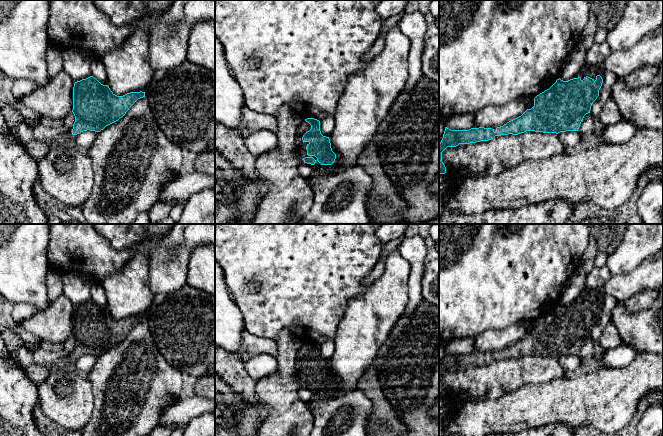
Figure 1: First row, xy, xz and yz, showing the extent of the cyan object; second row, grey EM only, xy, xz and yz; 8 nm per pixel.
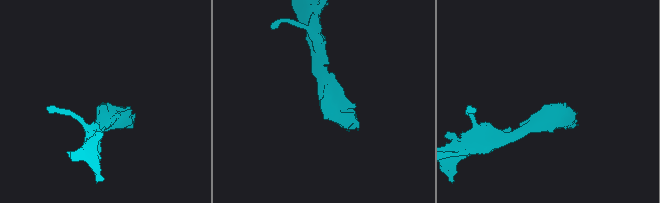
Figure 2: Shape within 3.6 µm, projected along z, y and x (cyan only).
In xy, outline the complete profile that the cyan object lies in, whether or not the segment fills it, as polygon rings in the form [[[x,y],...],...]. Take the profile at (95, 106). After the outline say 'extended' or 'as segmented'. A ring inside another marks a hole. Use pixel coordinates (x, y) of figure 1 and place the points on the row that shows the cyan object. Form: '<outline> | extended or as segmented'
[[[93,76],[75,82],[72,110],[75,122],[72,135],[87,130],[100,132],[122,118],[129,108],[143,97],[145,92],[142,91],[117,96],[108,85],[101,84]]] | as segmented

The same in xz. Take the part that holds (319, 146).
[[[314,118],[305,119],[311,125],[303,137],[303,142],[307,142],[306,150],[308,156],[315,156],[321,165],[332,165],[336,159],[336,154],[332,151],[329,137],[323,136],[320,131],[320,121]]] | as segmented

